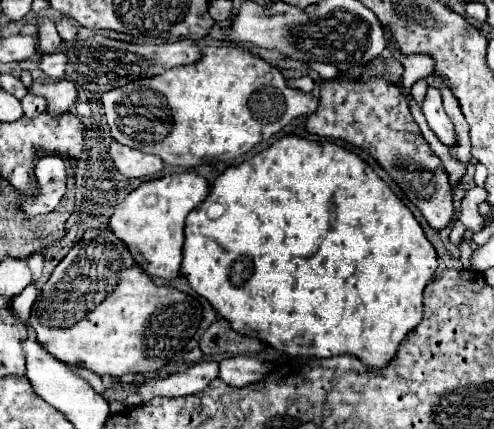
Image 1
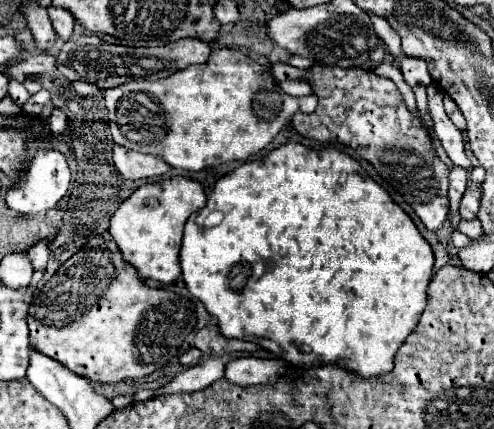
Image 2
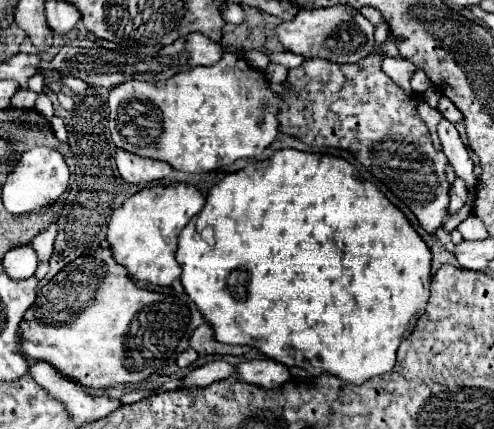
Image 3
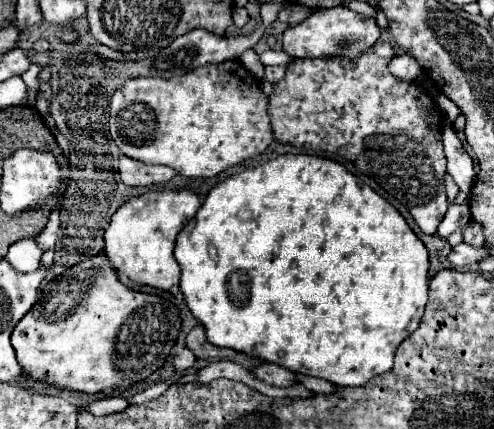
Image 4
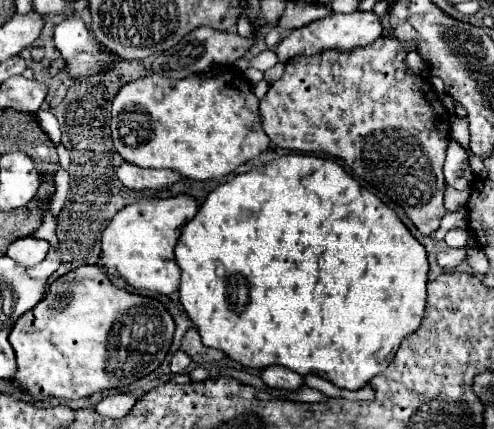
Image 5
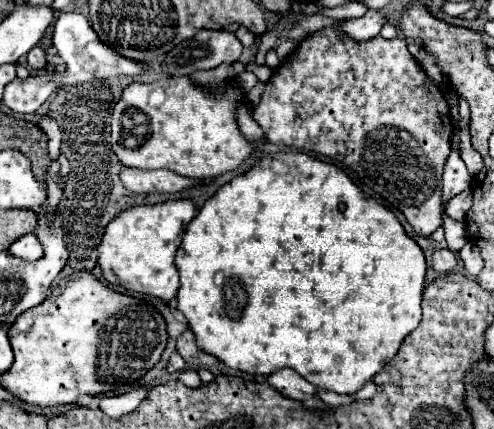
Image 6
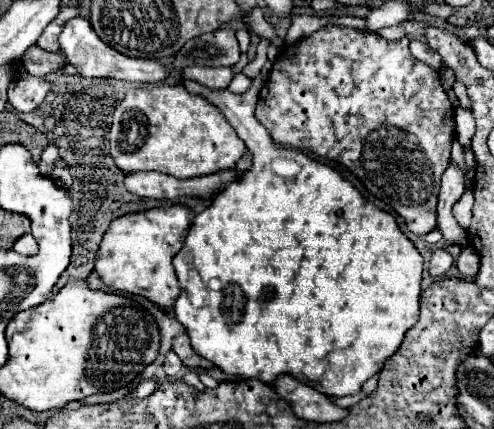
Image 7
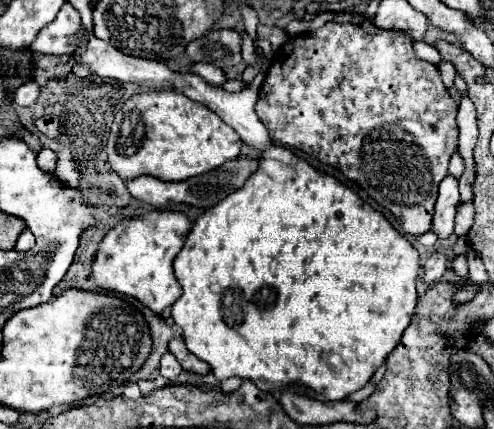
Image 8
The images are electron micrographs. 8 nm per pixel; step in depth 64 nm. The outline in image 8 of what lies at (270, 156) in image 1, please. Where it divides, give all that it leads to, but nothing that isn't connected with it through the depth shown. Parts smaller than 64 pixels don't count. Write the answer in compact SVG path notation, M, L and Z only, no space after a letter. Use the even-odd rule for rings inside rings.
M84 26L78 30L78 38L76 38L76 46L72 52L72 58L82 64L88 66L90 72L94 76L102 76L102 78L114 78L120 82L132 82L132 84L140 84L140 86L148 86L148 88L168 88L168 84L172 88L176 88L178 92L186 94L188 98L208 106L210 110L214 110L216 114L220 114L220 118L230 124L239 134L244 144L254 147L260 151L260 163L258 170L246 180L246 184L242 188L238 188L236 192L228 194L224 200L220 200L216 206L208 208L192 226L184 248L178 252L178 256L174 258L174 274L182 286L182 296L172 304L172 318L174 324L178 324L184 330L184 340L188 350L198 356L200 360L208 362L214 376L218 380L230 378L230 376L240 376L244 380L252 380L256 382L256 386L260 390L266 392L276 392L282 386L288 384L300 384L306 386L310 390L314 390L316 394L320 394L324 400L344 400L348 394L364 388L368 384L368 380L372 378L372 374L376 372L376 368L380 368L386 360L386 356L398 346L404 330L408 328L408 324L412 322L414 310L416 310L416 302L418 302L418 292L416 292L416 280L420 274L420 256L416 252L416 248L390 224L390 220L374 210L370 204L366 204L352 188L348 188L346 184L342 184L338 178L316 170L312 164L308 164L306 160L302 160L300 156L296 156L292 150L277 146L270 140L268 130L259 120L256 112L256 100L258 100L258 88L264 82L266 74L258 74L248 88L244 88L238 94L230 94L224 88L216 88L210 86L208 82L204 82L200 76L196 74L180 74L170 70L164 62L156 62L156 60L144 60L144 58L134 58L134 56L126 56L120 50L112 48L110 44L104 44L104 40L98 40L92 32L88 32Z

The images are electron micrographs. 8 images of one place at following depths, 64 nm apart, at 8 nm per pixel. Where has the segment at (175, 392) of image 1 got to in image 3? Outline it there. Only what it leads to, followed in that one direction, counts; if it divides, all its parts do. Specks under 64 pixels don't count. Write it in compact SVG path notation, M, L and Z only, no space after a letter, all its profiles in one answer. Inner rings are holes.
M212 360L200 368L194 368L190 374L186 374L180 382L180 388L204 388L210 386L216 380L228 378L234 374L234 366L224 362L224 360Z

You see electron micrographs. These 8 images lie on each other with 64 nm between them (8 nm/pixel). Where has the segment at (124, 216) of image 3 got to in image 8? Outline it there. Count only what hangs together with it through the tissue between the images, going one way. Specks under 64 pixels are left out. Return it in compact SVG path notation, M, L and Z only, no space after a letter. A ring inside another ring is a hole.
M152 210L144 216L124 218L102 238L92 262L92 278L100 288L134 296L156 314L162 314L162 310L172 306L182 294L172 270L172 260L182 250L188 232L190 222L184 212Z

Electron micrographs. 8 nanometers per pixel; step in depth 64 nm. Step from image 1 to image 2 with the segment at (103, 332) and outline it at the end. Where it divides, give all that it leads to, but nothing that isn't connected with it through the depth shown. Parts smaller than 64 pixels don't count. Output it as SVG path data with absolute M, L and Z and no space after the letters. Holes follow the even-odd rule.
M110 232L92 236L78 252L74 252L56 274L44 284L28 310L30 346L58 360L68 370L94 382L122 382L126 378L144 378L178 356L184 340L196 328L196 306L164 288L150 288L138 270L124 260Z

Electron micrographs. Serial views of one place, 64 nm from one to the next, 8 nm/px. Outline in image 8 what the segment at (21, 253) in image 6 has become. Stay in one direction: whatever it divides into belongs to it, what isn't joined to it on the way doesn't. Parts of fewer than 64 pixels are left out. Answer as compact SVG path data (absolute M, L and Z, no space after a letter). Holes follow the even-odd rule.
M24 230L22 234L20 234L20 238L18 238L18 242L16 242L16 252L28 252L28 250L32 250L34 248L34 244L36 244L36 240L34 240L34 236L32 236L32 232L28 232L28 230Z

